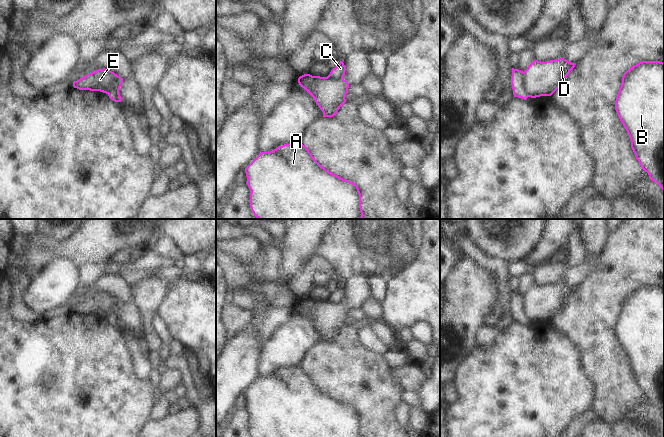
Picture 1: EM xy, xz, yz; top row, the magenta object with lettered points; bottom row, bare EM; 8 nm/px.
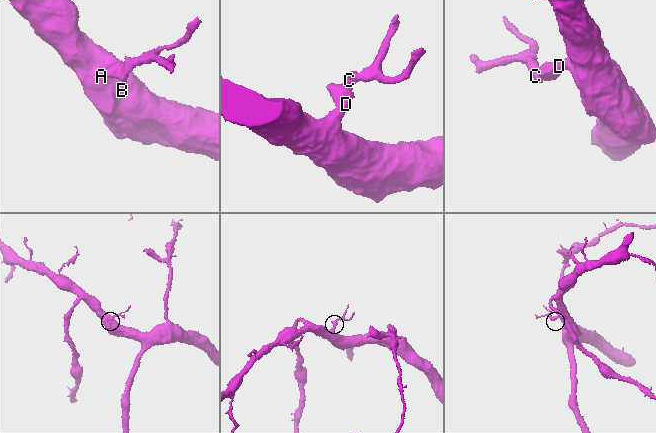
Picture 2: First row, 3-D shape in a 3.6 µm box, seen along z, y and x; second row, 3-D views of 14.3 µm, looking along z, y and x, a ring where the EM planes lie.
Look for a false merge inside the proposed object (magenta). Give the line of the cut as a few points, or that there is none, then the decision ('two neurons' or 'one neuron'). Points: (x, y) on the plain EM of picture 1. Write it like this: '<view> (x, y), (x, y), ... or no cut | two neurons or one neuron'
xy (116, 298), (115, 308), (106, 317) | two neurons

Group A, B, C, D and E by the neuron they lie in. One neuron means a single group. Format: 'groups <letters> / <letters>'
groups A B D E / C

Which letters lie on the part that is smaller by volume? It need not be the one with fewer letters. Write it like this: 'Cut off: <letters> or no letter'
Cut off: C

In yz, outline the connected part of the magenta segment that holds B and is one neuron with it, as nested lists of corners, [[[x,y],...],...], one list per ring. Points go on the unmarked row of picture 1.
[[[640,285],[628,293],[622,301],[615,334],[626,353],[631,372],[642,393],[648,397],[649,403],[657,407],[664,415],[664,287],[660,285]]]

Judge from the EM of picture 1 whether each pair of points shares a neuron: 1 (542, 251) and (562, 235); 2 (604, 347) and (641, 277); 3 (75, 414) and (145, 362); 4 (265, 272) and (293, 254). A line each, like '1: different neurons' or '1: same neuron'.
1: same neuron
2: same neuron
3: different neurons
4: different neurons

